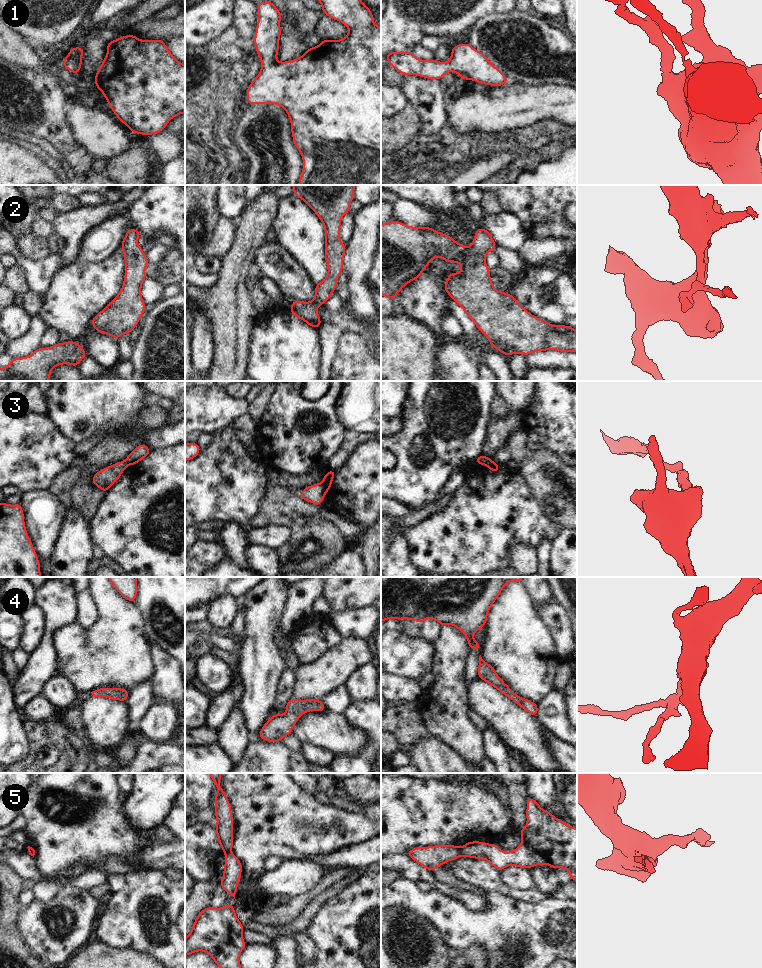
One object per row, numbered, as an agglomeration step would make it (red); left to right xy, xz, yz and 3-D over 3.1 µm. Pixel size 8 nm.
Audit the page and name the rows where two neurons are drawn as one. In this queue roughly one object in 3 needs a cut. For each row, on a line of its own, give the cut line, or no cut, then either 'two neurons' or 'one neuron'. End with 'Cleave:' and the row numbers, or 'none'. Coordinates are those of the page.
1: no cut | one neuron
2: no cut | one neuron
3: xz (321, 483), (326, 492) | two neurons
4: no cut | one neuron
5: yz (458, 848), (460, 854) | two neurons
Cleave: 3, 5

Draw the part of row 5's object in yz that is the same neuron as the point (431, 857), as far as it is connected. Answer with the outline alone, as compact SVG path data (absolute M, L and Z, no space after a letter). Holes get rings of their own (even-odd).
M455 845L417 847L408 851L406 855L432 873L435 868L444 863L458 859L460 850Z

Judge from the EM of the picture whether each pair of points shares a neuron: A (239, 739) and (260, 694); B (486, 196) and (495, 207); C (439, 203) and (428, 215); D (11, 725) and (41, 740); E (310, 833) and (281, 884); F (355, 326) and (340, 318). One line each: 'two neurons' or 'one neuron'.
A: two neurons
B: one neuron
C: two neurons
D: two neurons
E: two neurons
F: one neuron

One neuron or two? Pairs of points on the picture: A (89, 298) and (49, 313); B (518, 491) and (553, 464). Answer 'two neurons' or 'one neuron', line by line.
A: one neuron
B: two neurons

